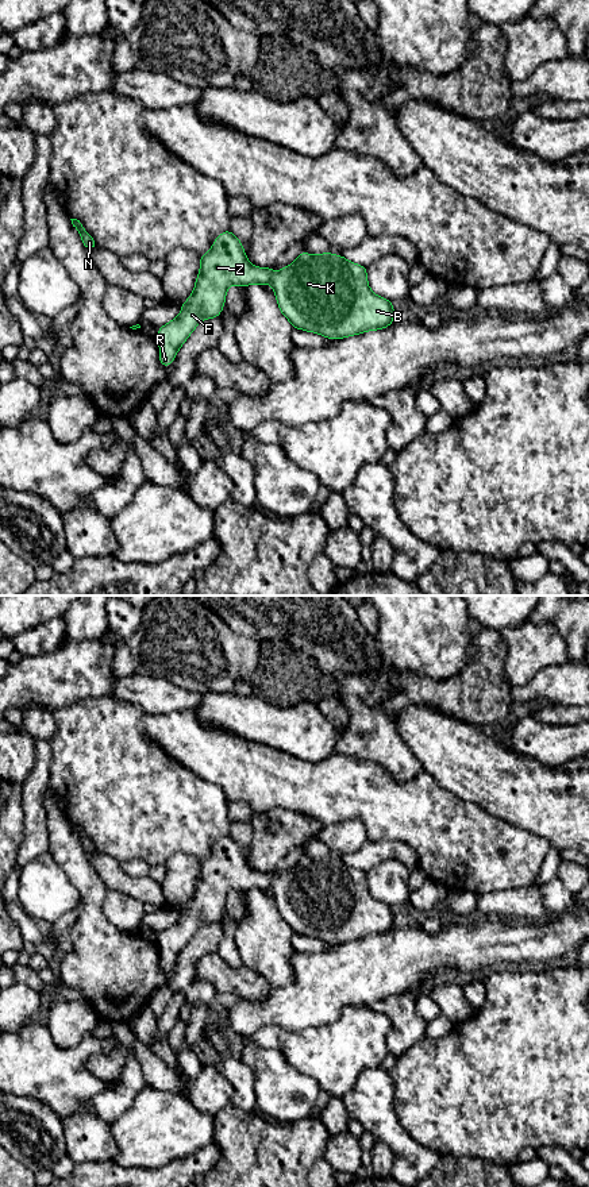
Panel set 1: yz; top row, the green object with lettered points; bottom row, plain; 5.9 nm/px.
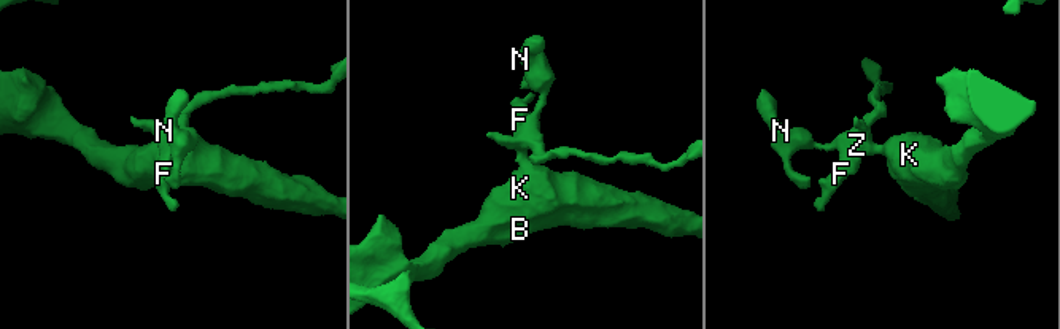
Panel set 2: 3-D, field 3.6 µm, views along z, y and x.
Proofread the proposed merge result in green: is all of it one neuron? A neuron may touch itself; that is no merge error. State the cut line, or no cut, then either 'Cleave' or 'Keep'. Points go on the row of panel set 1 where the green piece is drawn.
No split. Keep

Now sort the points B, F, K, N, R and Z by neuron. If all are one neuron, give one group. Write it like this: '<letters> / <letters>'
B F K N R Z

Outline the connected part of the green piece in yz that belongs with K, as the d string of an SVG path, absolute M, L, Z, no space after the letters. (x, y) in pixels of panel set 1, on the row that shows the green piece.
M227 230L215 239L208 253L200 255L200 263L195 289L181 304L181 313L158 327L159 362L163 367L173 363L181 346L203 320L220 316L230 285L242 288L251 284L270 284L281 313L293 328L316 332L328 339L343 339L382 329L394 323L392 301L372 292L366 267L330 251L317 255L303 251L289 266L273 271L270 267L251 265L242 242Z

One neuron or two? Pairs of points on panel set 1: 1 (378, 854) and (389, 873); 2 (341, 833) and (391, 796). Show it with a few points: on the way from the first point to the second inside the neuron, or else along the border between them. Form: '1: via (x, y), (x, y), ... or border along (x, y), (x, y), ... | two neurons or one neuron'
1: border along (410, 868), (396, 860), (381, 860), (366, 873) | two neurons
2: border along (327, 827), (358, 819), (366, 831), (368, 840) | two neurons

